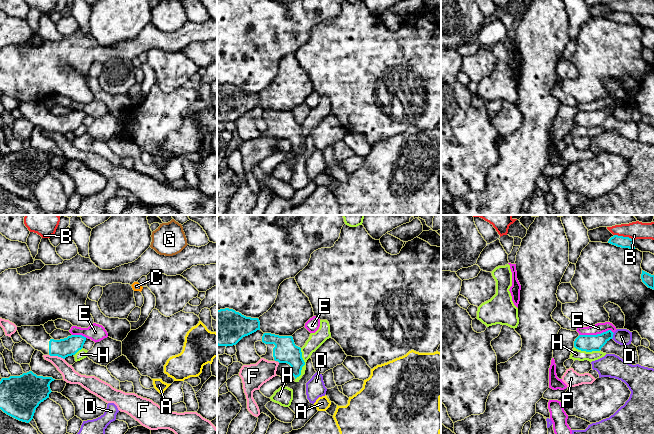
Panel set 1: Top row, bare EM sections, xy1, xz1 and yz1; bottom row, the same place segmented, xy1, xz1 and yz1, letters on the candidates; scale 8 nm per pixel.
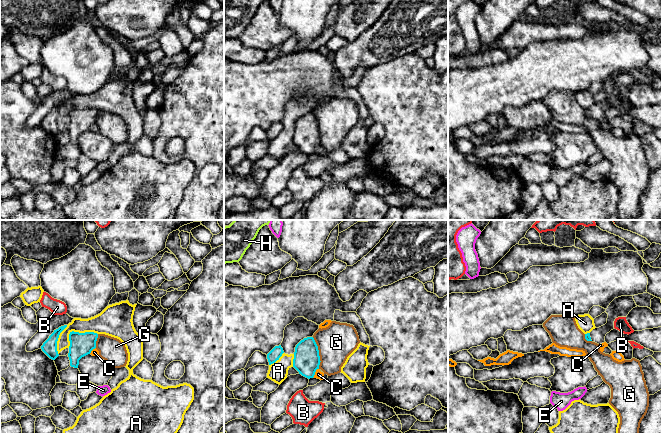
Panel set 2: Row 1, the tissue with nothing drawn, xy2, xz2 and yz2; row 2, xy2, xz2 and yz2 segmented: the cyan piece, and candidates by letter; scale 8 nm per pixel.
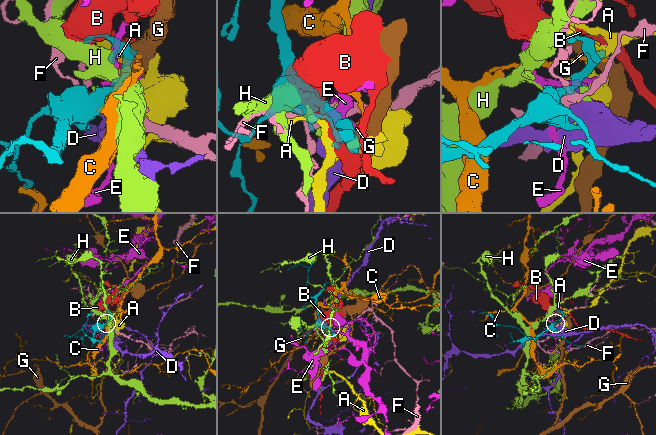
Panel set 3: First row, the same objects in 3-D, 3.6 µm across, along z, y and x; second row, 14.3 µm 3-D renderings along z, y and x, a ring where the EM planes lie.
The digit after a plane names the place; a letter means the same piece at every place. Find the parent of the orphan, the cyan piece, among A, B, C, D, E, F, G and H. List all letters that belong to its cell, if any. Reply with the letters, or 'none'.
none

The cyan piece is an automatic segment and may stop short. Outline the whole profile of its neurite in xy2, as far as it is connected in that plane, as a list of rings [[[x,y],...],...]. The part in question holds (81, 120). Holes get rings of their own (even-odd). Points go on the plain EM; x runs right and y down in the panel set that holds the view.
[[[70,108],[68,133],[71,143],[78,144],[79,136],[96,124],[97,114],[98,110],[94,108]]]

